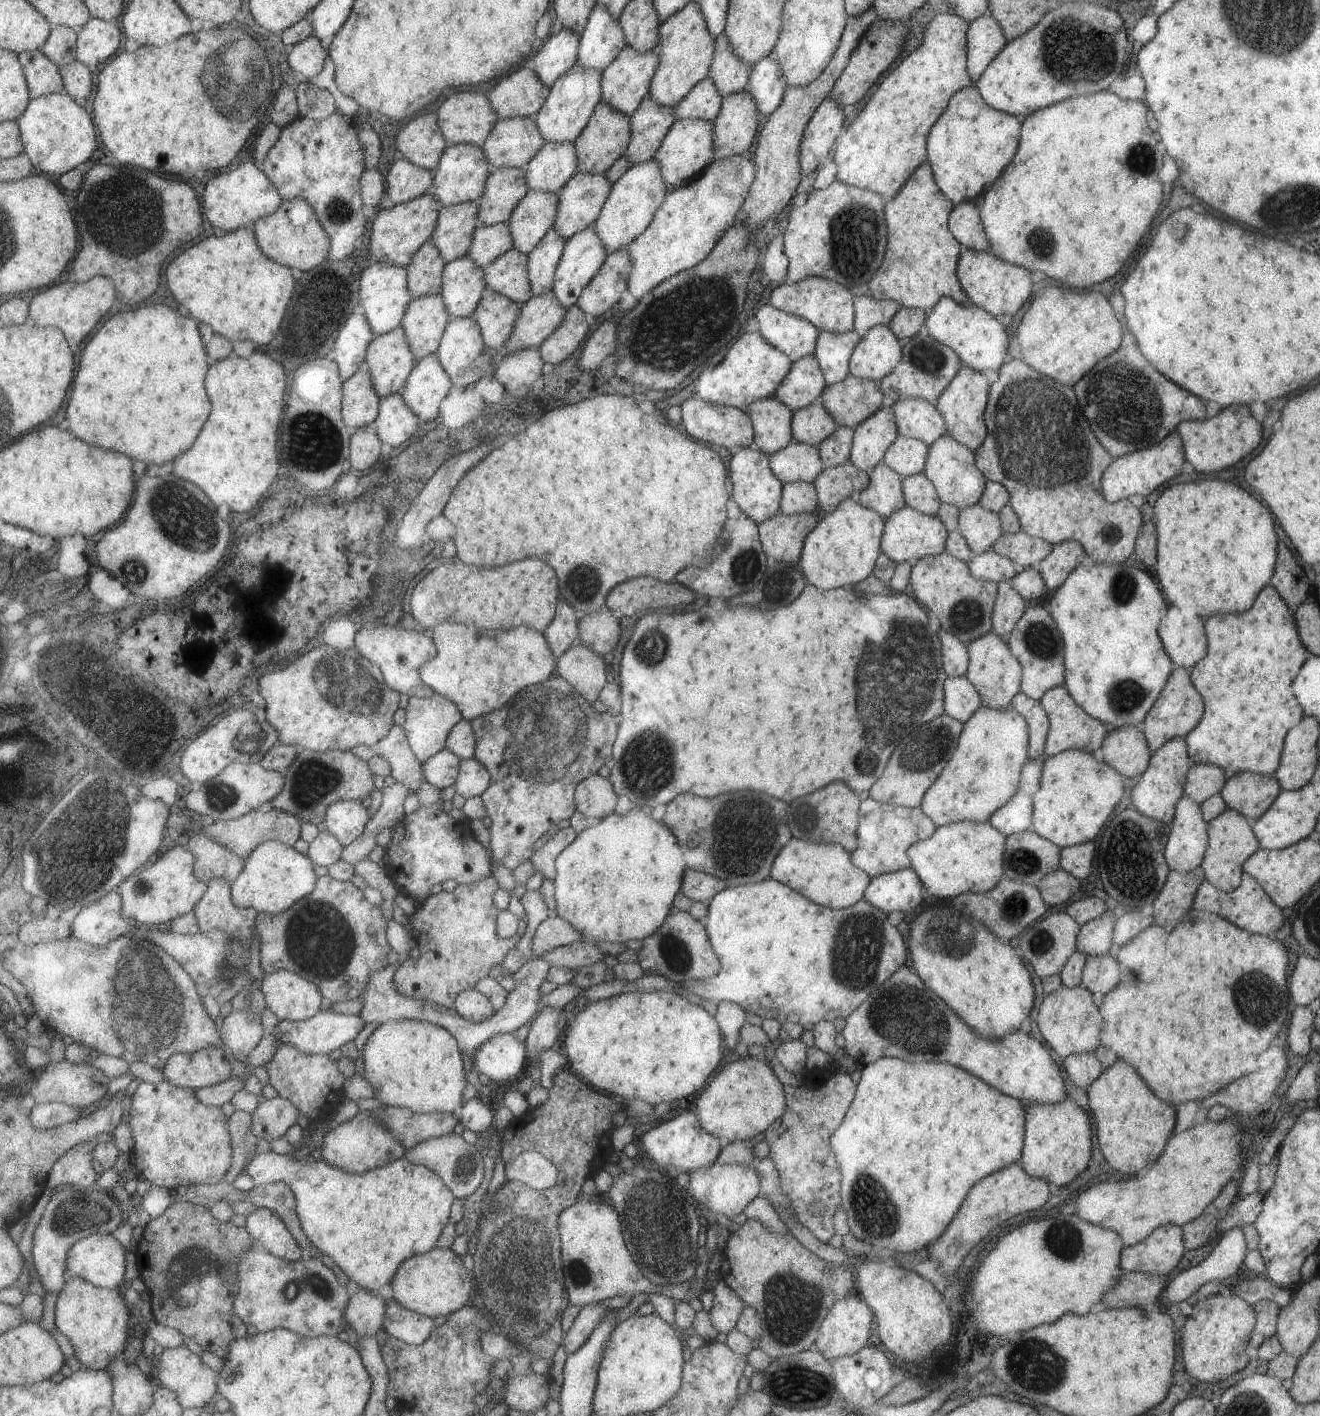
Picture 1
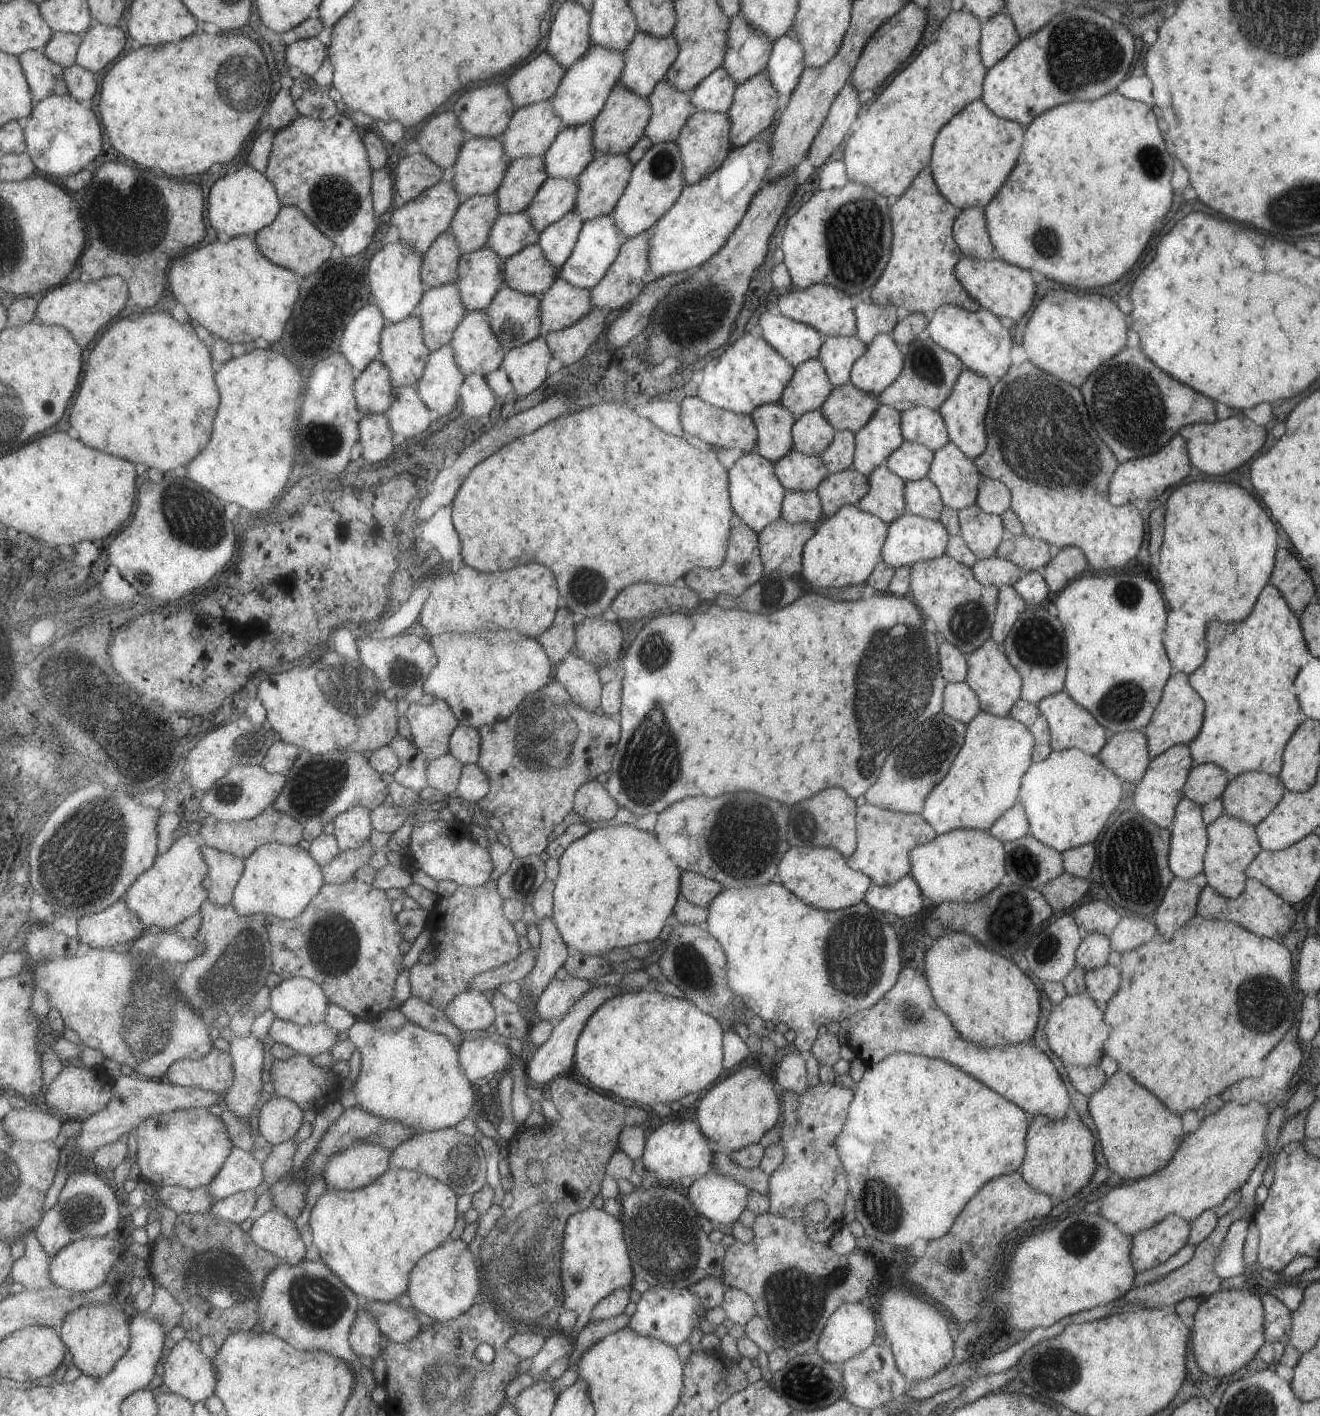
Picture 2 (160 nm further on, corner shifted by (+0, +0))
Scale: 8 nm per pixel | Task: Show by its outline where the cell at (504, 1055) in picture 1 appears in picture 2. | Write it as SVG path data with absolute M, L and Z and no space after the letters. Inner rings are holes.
M491 1038L465 1040L458 1050L461 1052L461 1068L469 1081L487 1077L500 1077L512 1065L513 1053L505 1043L493 1042Z

